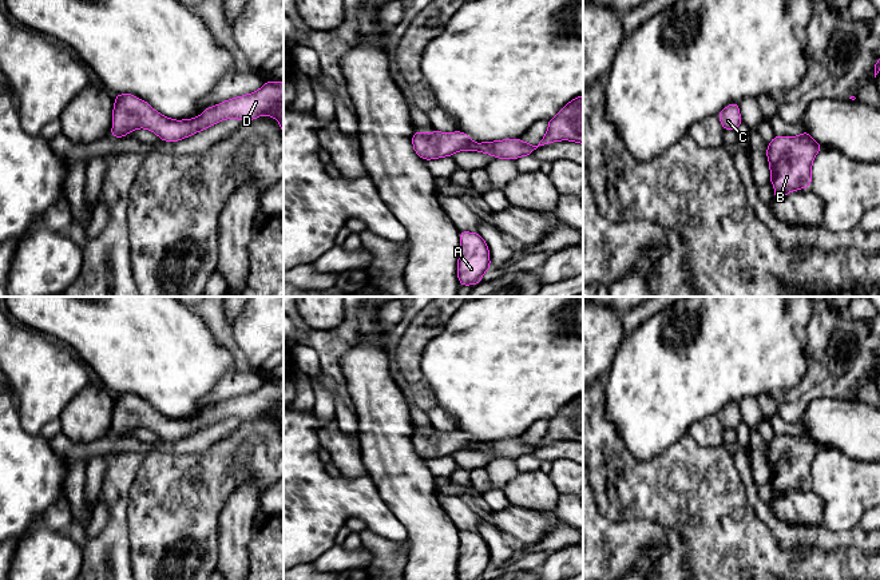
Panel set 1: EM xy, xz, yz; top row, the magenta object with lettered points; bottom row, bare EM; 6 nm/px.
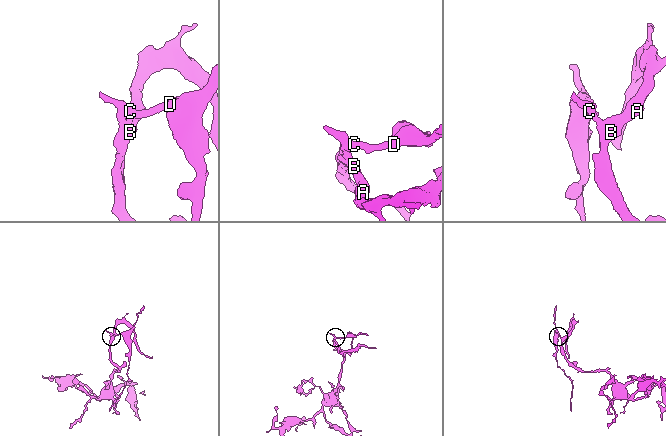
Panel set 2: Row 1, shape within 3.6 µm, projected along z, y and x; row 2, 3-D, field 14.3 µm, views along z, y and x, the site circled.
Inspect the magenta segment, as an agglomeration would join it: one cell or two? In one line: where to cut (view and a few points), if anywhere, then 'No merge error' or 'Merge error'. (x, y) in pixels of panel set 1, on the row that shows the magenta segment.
No split. No merge error

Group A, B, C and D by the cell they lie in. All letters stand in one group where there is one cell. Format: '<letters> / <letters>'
A B C D

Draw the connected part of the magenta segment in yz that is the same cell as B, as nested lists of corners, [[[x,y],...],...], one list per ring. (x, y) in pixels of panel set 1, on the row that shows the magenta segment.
[[[806,130],[800,136],[774,136],[768,144],[766,156],[774,200],[788,192],[808,188],[812,183],[812,162],[824,148]]]

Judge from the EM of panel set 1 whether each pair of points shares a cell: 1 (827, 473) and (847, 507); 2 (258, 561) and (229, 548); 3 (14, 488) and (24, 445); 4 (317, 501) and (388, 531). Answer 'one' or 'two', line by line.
1: one
2: two
3: one
4: one

